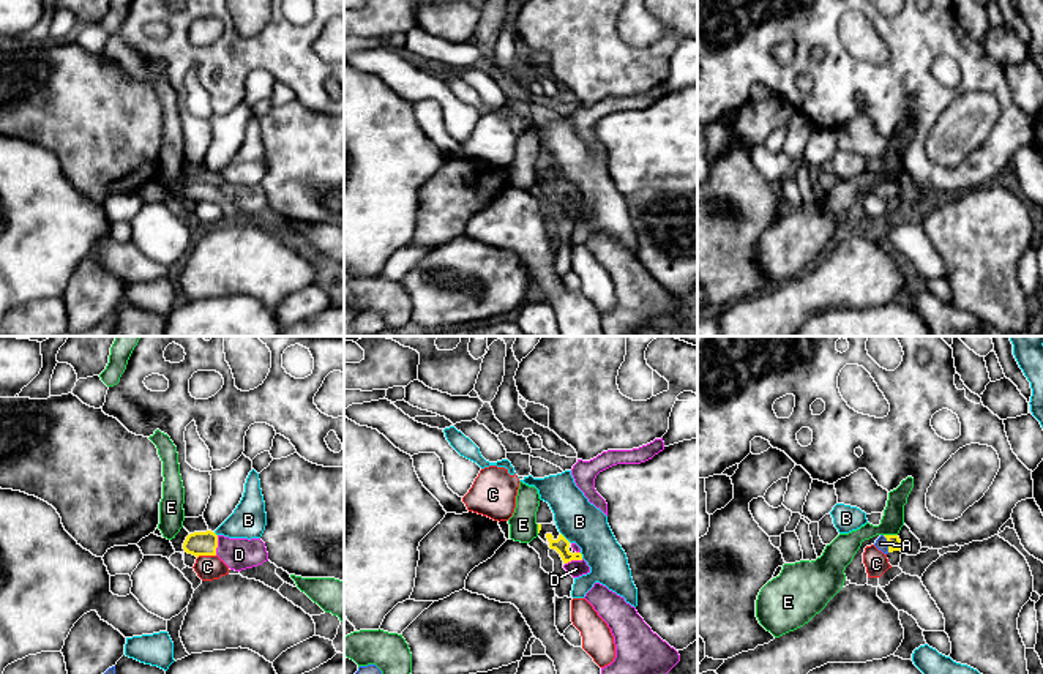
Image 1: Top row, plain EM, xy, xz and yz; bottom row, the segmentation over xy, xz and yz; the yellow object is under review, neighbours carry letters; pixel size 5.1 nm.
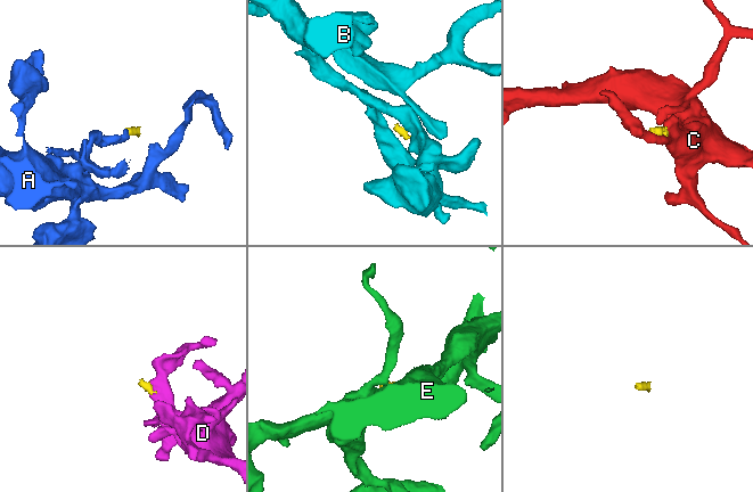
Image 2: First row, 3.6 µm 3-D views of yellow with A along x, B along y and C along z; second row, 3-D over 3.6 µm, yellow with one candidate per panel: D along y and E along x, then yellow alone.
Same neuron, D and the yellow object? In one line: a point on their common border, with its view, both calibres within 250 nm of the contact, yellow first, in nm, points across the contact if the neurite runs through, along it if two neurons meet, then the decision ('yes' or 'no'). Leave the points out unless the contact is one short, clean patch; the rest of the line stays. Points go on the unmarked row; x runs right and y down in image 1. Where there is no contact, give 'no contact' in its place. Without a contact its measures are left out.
xy (216, 191) | 130/160 nm | across xy (199, 190), (216, 191), (239, 201) | yes

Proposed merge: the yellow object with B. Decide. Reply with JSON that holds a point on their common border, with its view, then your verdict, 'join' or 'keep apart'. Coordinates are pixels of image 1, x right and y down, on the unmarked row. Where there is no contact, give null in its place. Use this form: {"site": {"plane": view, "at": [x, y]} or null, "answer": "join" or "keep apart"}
{"site": {"plane": "xz", "at": [564, 183]}, "answer": "keep apart"}

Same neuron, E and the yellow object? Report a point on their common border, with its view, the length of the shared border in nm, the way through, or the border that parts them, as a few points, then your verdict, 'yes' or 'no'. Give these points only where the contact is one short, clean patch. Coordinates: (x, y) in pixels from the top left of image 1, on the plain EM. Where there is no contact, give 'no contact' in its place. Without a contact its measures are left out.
contact yz (890, 182); length 70 nm; border yz (884, 180), (897, 182); no

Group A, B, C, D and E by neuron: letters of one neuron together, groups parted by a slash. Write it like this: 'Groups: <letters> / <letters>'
Groups: A D / B / C / E

